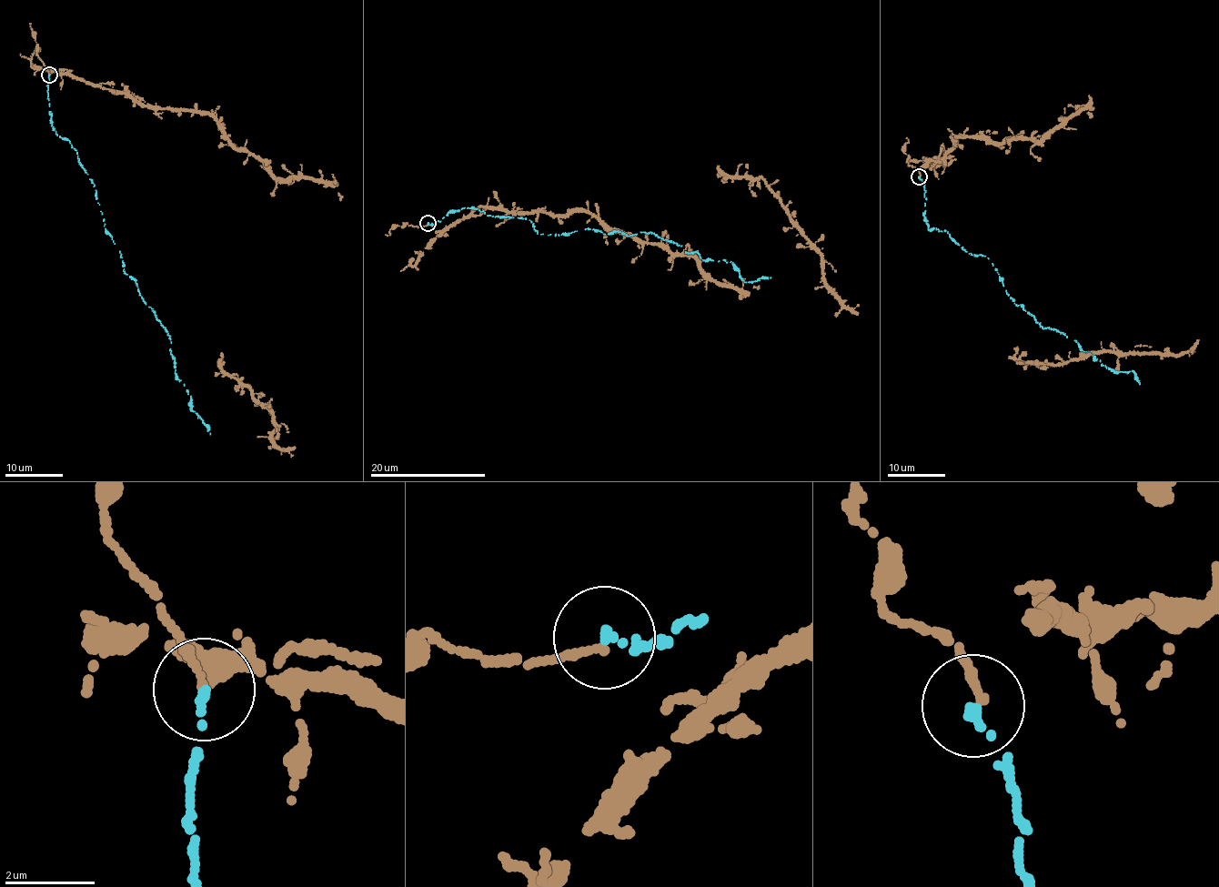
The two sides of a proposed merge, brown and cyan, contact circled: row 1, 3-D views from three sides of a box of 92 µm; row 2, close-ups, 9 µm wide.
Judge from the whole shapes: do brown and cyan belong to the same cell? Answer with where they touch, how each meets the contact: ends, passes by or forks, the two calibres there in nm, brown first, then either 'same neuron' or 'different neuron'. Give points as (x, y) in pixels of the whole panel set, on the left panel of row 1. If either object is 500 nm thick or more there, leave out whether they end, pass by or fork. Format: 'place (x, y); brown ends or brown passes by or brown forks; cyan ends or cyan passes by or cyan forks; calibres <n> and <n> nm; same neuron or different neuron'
place (49, 75); brown ends; cyan ends; calibres 200 and 200 nm; same neuron

